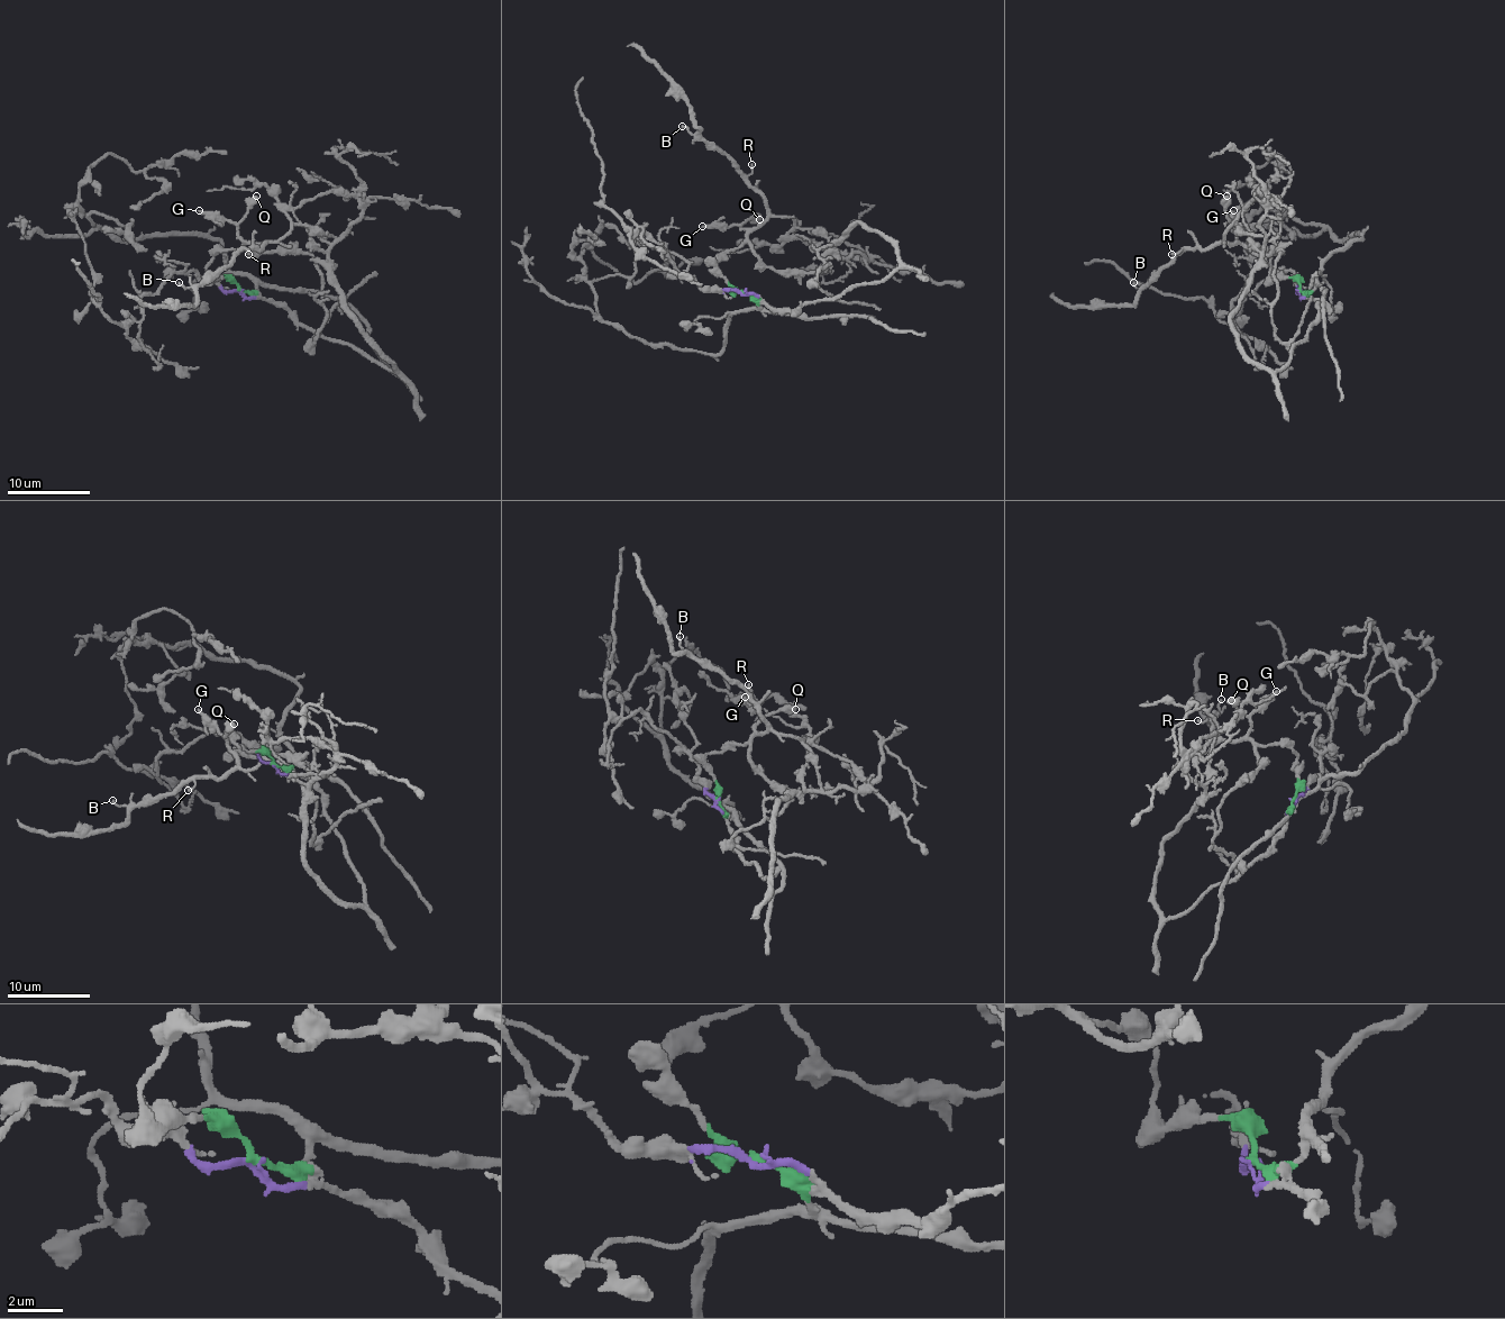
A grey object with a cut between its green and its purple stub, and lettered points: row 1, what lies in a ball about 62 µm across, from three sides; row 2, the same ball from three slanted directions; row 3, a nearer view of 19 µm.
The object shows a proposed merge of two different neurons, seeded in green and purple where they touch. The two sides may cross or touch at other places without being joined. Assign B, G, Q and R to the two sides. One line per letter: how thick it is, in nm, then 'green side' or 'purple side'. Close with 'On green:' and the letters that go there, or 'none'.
B: 140 nm thick; green side
G: 200 nm thick; green side
Q: 600 nm thick; green side
R: 120 nm thick; green side
On green: B, G, Q, R

